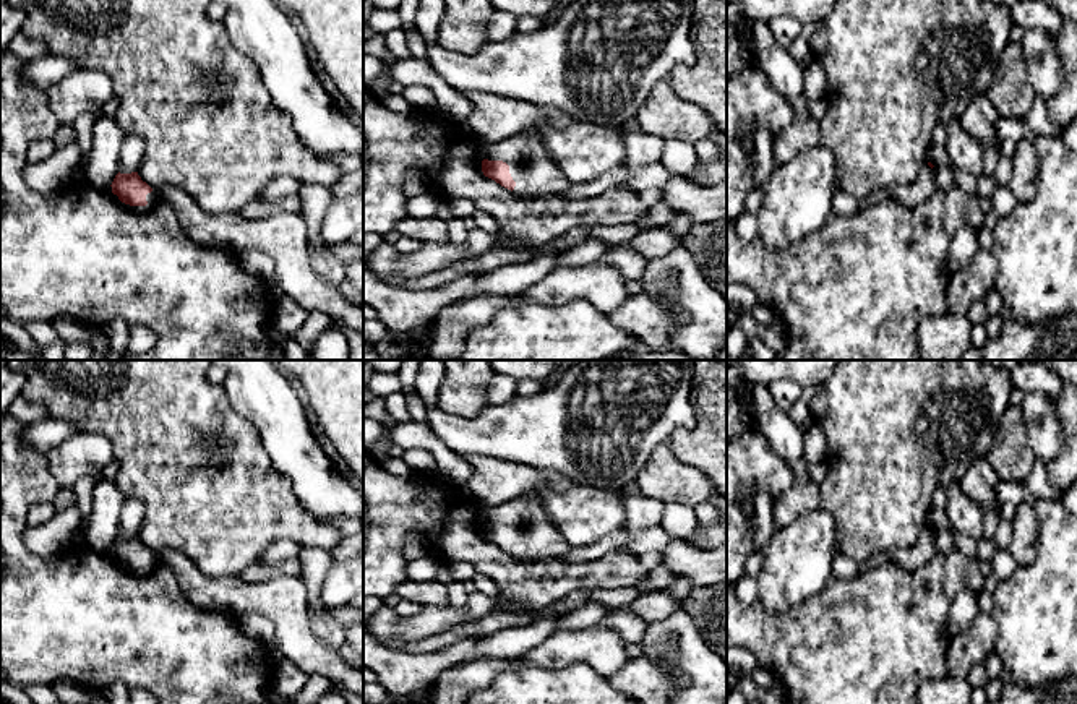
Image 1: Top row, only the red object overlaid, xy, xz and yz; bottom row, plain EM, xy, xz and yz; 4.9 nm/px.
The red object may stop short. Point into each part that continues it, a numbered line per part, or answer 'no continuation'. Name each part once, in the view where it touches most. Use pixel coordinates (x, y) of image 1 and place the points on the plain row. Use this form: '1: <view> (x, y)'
1: xz (531, 531)

